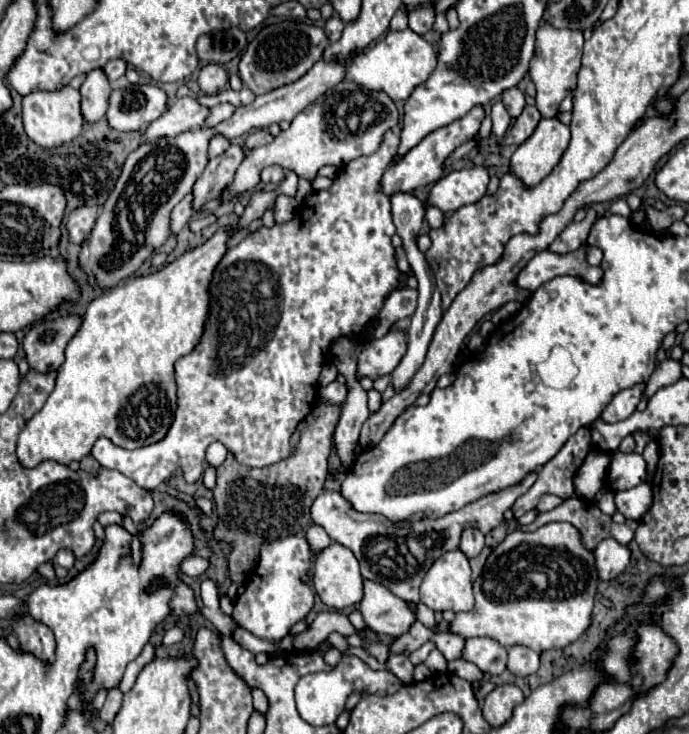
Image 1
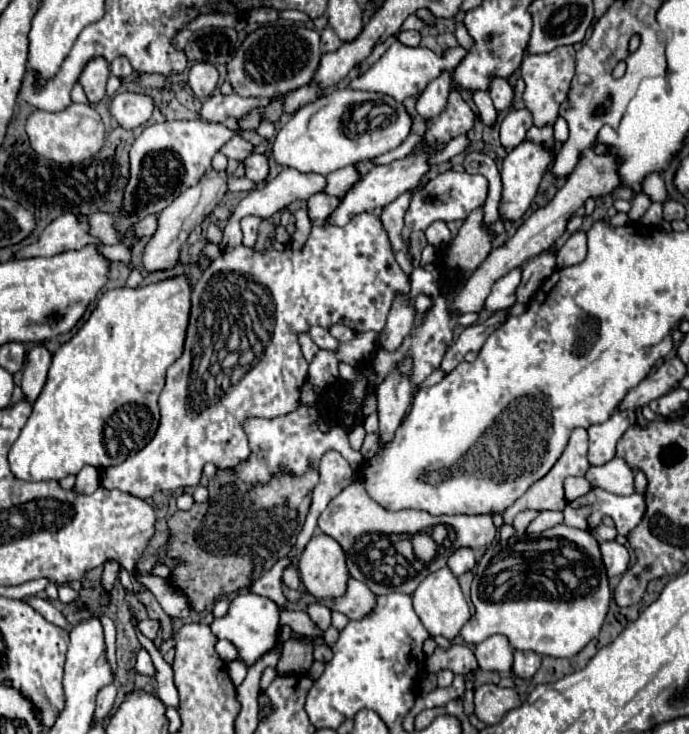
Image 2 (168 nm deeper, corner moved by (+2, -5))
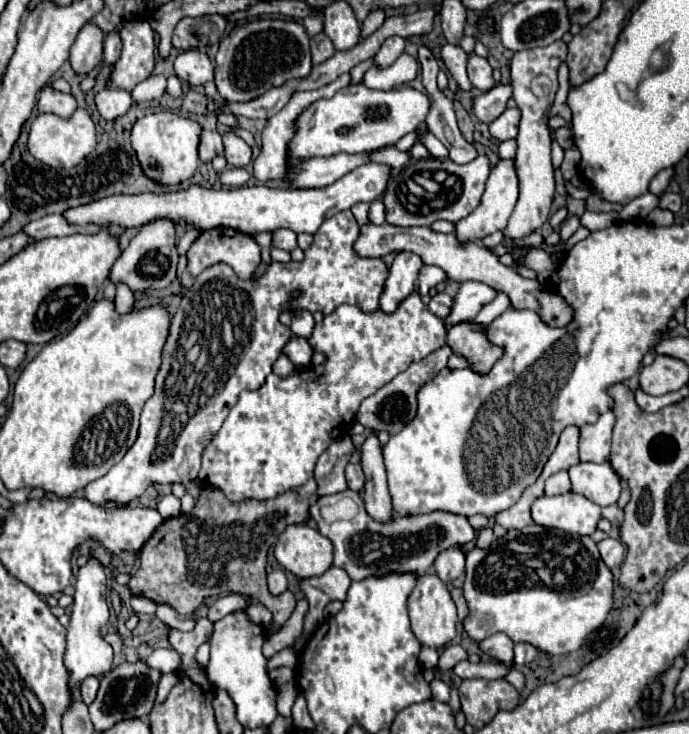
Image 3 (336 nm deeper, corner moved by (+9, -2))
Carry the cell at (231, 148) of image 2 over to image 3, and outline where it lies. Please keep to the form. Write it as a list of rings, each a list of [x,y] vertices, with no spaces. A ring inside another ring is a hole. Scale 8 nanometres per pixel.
[[[201,131],[199,135],[199,161],[207,163],[211,161],[215,155],[223,153],[223,141],[221,135],[215,131]]]

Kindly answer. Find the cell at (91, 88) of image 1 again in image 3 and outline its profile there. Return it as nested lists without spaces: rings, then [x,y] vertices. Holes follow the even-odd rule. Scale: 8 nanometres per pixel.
[[[85,23],[71,47],[71,65],[79,75],[95,69],[103,59],[103,31],[95,23]]]

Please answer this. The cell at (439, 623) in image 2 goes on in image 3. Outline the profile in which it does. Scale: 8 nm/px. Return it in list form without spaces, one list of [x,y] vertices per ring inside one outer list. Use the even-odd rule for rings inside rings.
[[[429,573],[417,579],[417,587],[409,595],[409,619],[411,619],[411,631],[421,645],[443,649],[449,641],[453,641],[457,627],[457,611],[447,585],[437,575]]]

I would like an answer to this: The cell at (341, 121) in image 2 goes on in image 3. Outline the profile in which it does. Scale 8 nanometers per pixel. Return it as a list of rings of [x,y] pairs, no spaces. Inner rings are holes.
[[[363,83],[339,89],[331,99],[315,101],[297,119],[297,133],[289,143],[289,155],[299,159],[329,157],[335,153],[363,153],[395,145],[403,135],[415,131],[429,113],[429,97],[413,87],[389,91],[367,89]]]

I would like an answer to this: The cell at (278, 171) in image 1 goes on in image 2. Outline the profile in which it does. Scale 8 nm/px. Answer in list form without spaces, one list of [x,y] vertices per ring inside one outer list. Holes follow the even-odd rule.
[[[252,154],[246,158],[246,178],[250,178],[256,186],[262,186],[270,174],[268,158],[262,154]]]

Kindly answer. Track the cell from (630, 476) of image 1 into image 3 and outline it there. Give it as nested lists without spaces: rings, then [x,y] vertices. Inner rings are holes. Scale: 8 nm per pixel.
[[[577,463],[569,467],[571,491],[599,503],[601,507],[613,505],[621,493],[621,479],[609,463]]]

